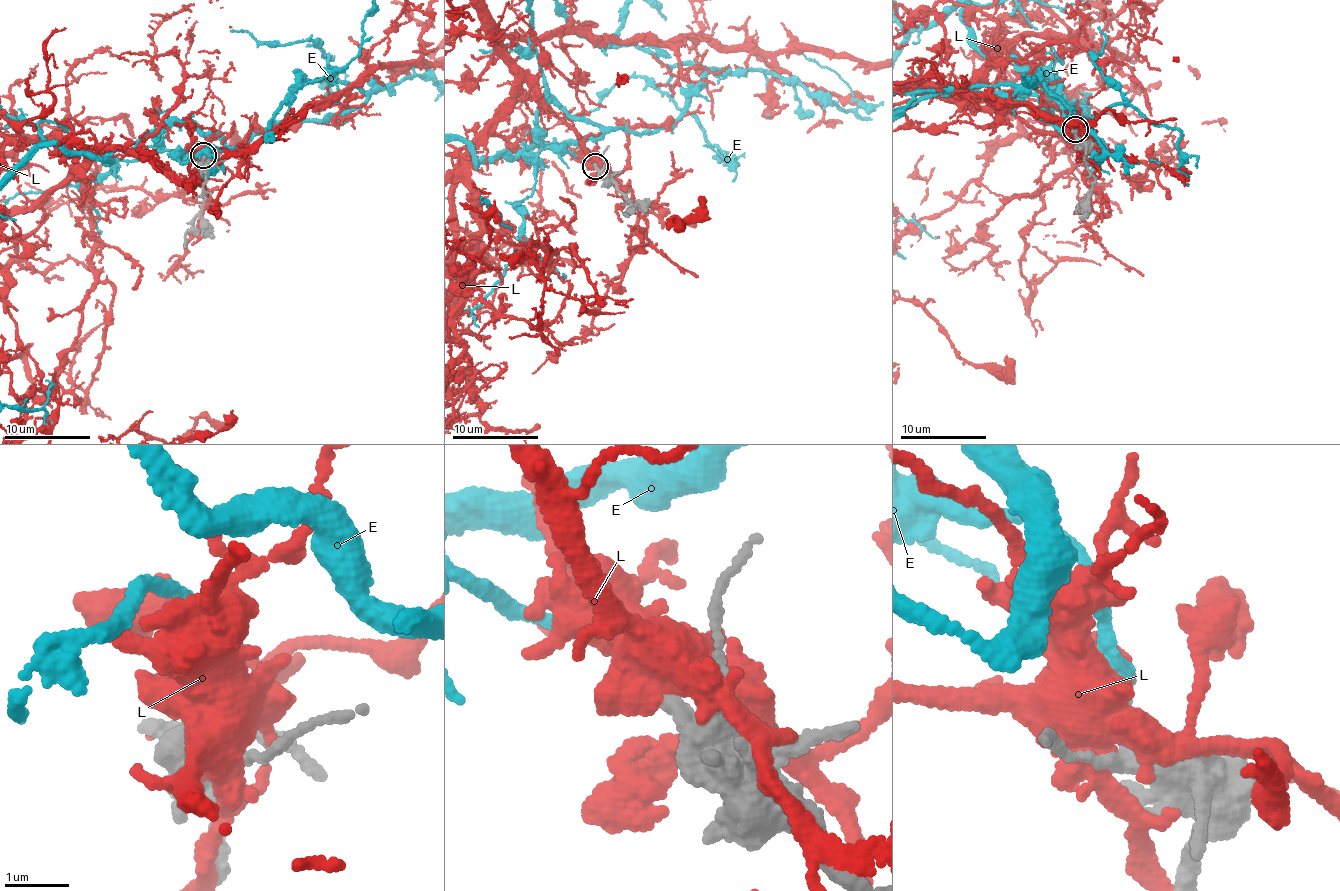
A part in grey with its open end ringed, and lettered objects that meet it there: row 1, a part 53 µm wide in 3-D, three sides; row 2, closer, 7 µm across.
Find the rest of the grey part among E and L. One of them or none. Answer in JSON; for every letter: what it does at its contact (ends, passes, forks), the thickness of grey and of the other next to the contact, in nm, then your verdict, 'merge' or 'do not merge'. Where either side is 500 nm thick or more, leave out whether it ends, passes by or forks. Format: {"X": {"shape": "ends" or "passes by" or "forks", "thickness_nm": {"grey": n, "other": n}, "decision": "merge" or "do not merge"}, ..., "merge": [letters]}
{"E": {"shape": "ends", "thickness_nm": {"grey": 360, "other": 200}, "decision": "merge"}, "L": {"thickness_nm": {"grey": 360, "other": 550}, "decision": "do not merge"}, "merge": ["E"]}

